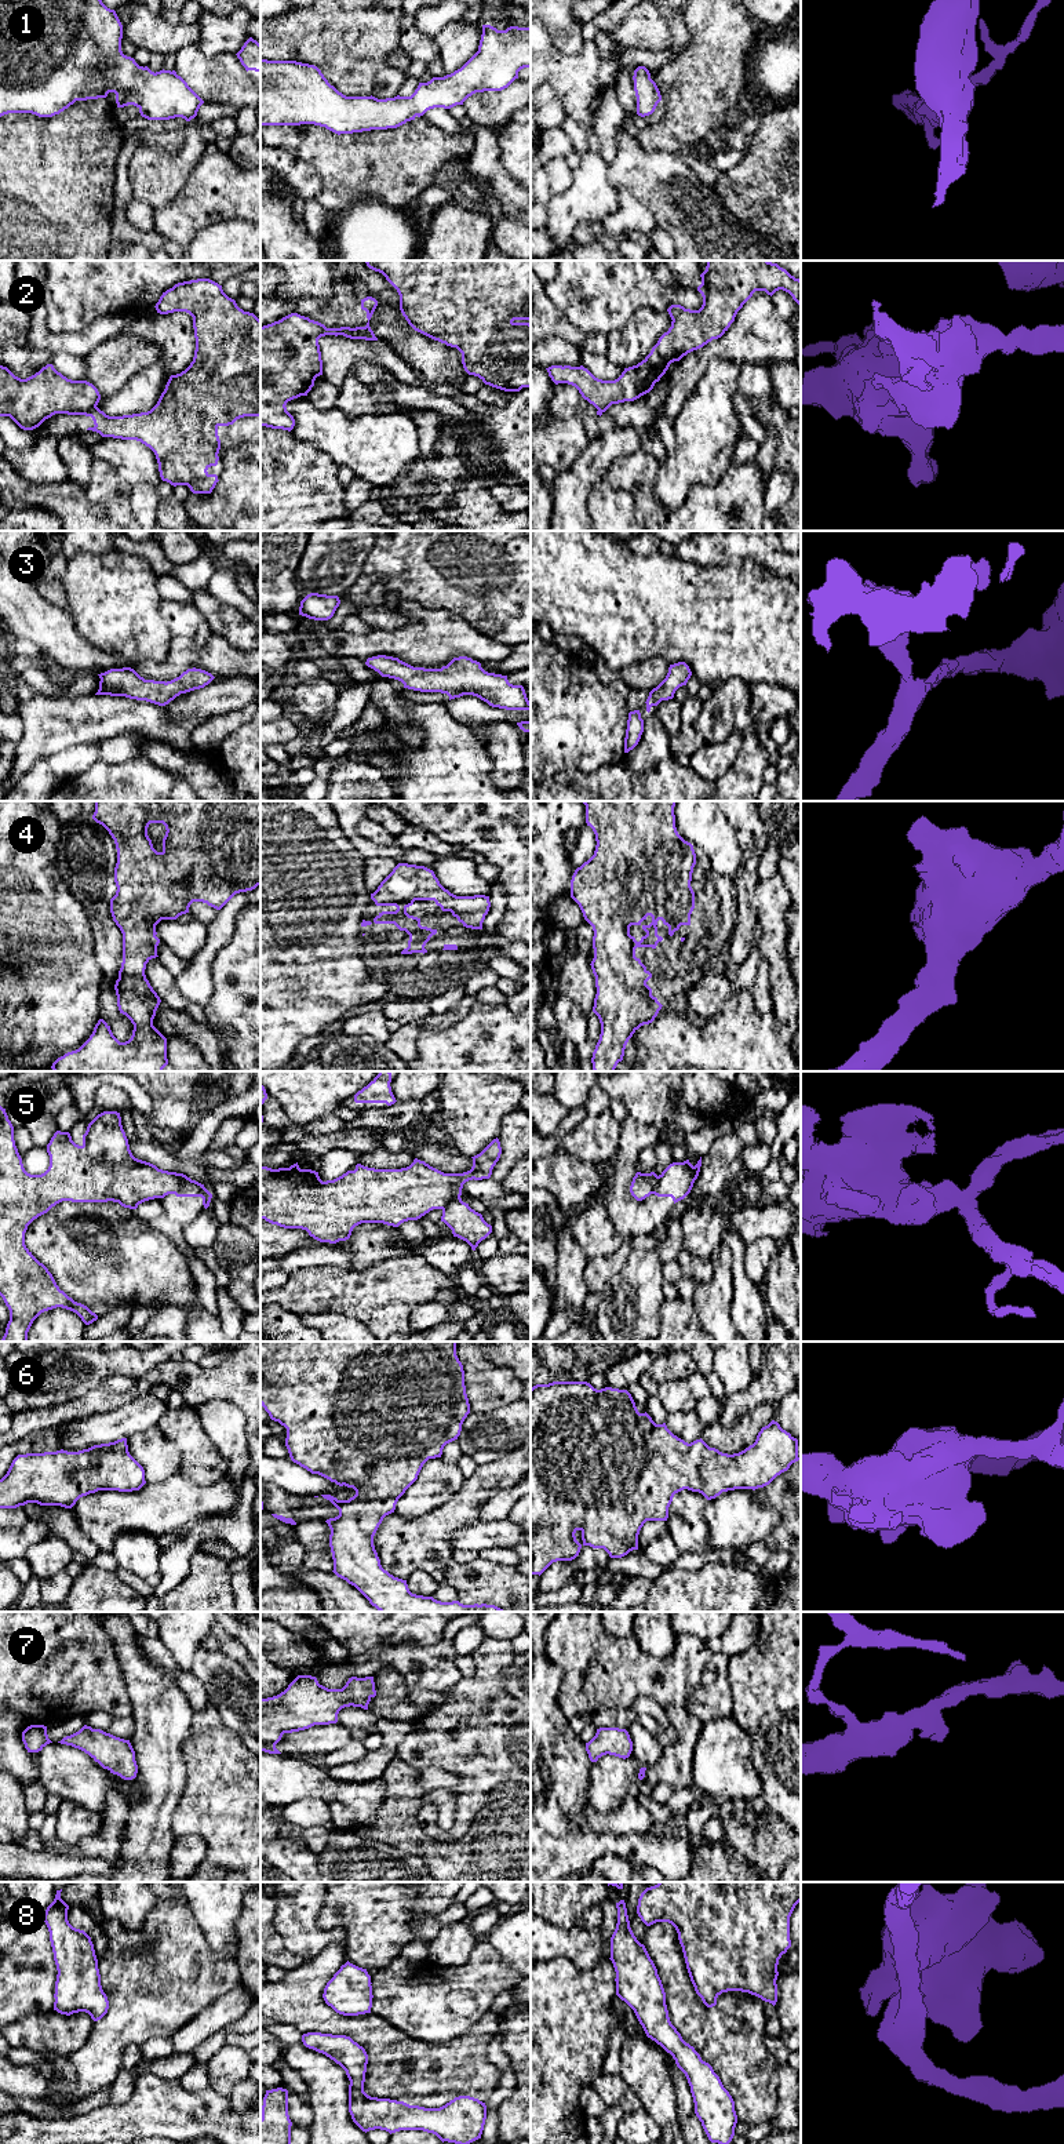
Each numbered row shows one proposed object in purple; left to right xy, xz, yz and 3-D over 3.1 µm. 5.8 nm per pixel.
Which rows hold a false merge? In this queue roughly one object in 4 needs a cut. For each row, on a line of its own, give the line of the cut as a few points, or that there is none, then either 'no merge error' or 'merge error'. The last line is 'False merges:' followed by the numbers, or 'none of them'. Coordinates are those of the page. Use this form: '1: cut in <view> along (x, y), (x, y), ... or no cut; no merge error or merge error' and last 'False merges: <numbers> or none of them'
1: no cut; no merge error
2: cut in xy along (95, 406), (83, 411), (64, 412); merge error
3: no cut; no merge error
4: no cut; no merge error
5: cut in xy along (182, 1174), (182, 1185), (172, 1193); merge error
6: no cut; no merge error
7: no cut; no merge error
8: no cut; no merge error
False merges: 2, 5

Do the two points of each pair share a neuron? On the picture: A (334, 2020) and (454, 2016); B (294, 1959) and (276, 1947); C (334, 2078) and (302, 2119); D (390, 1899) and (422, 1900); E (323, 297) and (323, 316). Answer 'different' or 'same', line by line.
A: different
B: same
C: different
D: same
E: different

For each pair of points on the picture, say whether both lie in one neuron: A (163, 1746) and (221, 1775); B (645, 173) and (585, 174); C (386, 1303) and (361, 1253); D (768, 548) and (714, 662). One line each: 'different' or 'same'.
A: different
B: different
C: different
D: different

